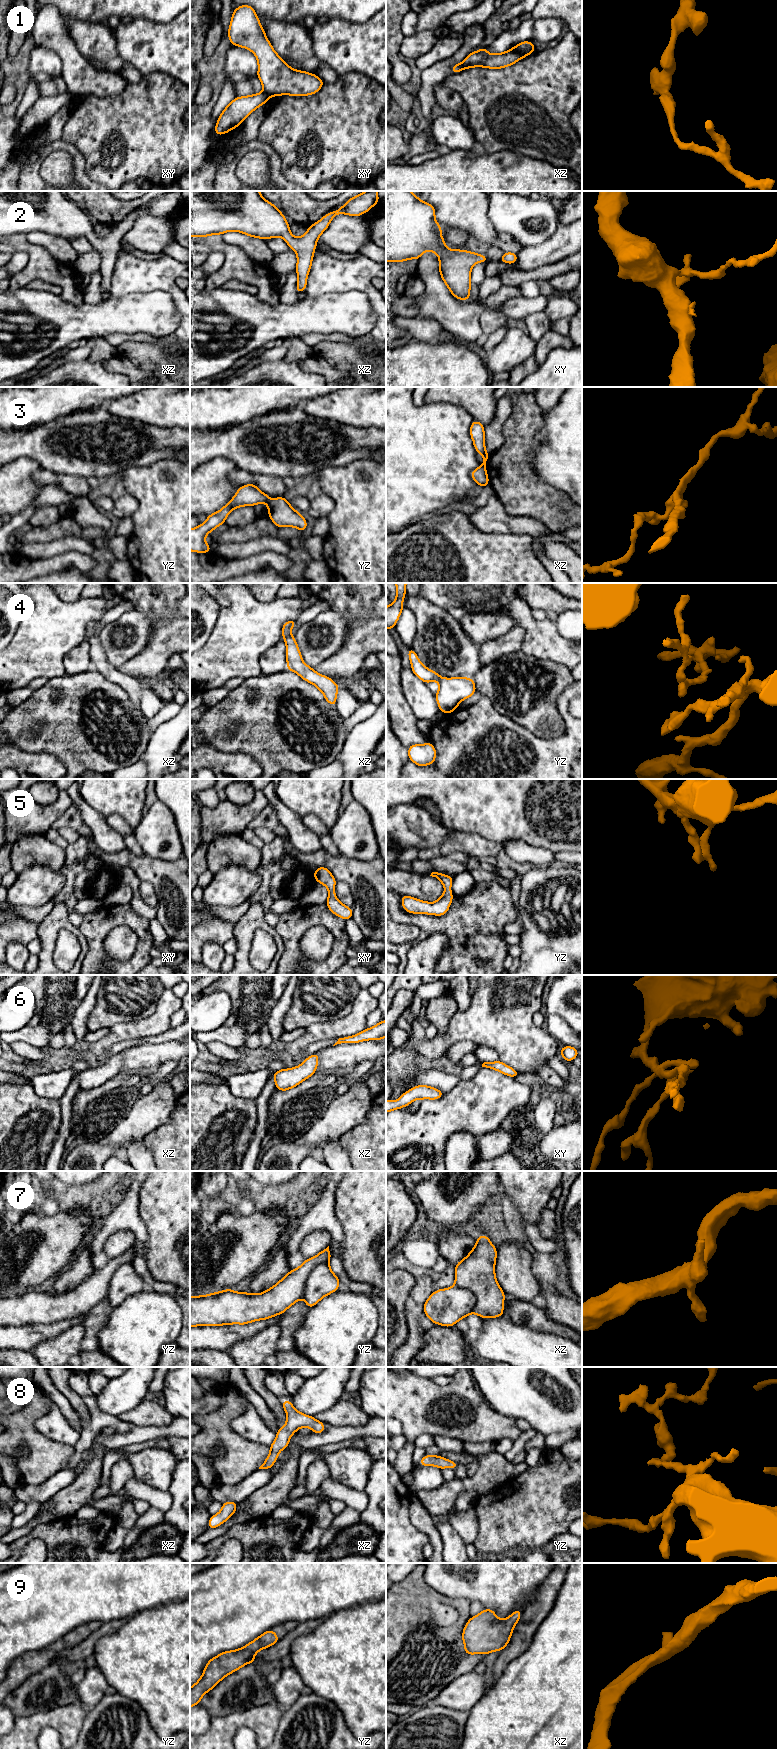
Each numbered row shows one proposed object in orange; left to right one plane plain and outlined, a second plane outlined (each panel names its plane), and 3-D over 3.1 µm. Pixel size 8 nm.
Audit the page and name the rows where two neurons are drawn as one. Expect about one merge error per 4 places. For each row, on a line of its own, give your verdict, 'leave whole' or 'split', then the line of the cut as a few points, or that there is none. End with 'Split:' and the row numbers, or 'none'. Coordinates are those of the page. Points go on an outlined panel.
1: split | xy (263, 91), (268, 97)
2: leave whole | no cut
3: split | yz (270, 500), (268, 504)
4: leave whole | no cut
5: leave whole | no cut
6: leave whole | no cut
7: split | yz (328, 1262), (320, 1262), (309, 1274), (303, 1296)
8: leave whole | no cut
9: leave whole | no cut
Split: 1, 3, 7

